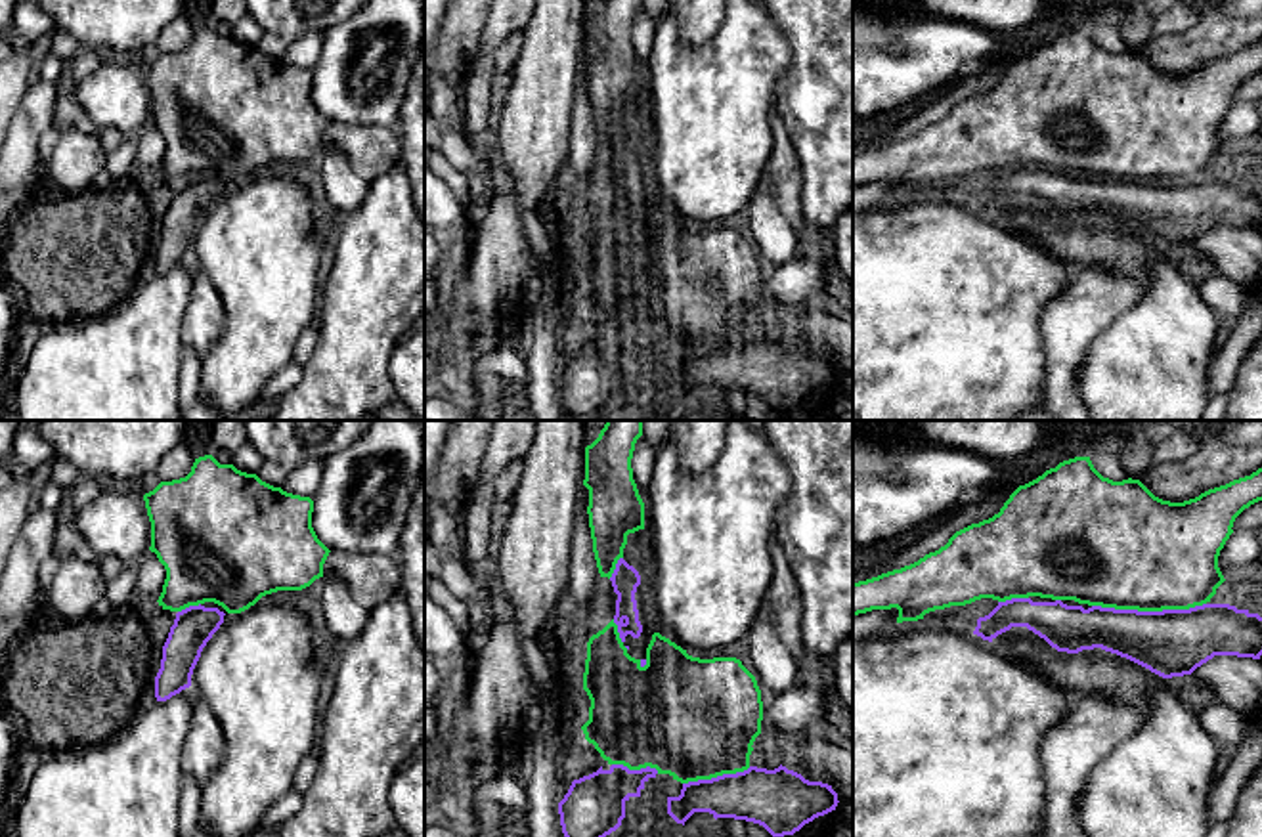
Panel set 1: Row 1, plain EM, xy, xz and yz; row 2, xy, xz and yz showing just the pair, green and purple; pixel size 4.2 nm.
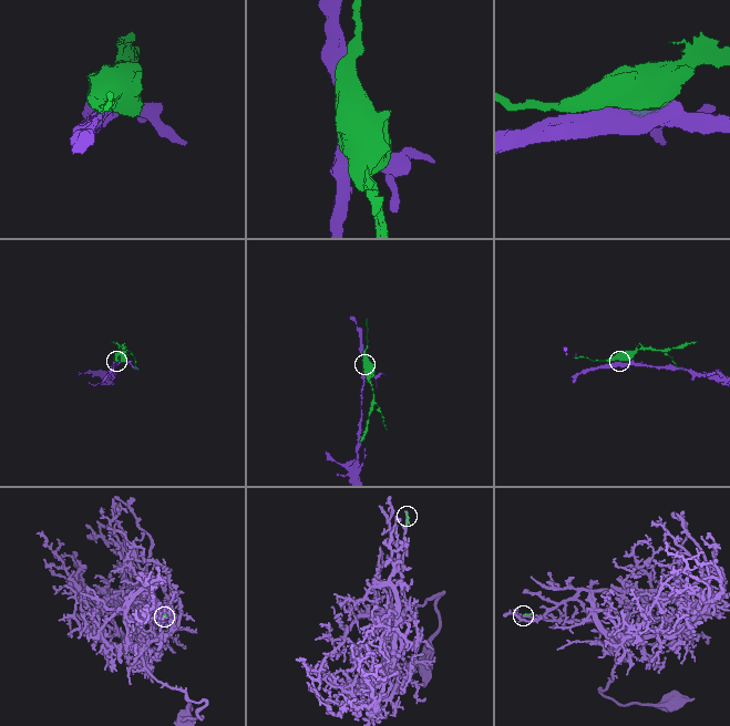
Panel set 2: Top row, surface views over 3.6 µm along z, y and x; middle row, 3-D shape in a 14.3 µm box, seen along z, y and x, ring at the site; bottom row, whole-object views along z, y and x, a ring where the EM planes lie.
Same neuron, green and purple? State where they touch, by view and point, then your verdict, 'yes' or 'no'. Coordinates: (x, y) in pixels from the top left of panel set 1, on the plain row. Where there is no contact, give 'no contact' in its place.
contact yz (1148, 182); no

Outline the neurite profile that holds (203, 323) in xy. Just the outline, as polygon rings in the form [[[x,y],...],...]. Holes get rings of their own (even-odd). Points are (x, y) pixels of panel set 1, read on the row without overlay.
[[[193,264],[193,289],[182,317],[182,342],[203,359],[224,334],[226,308],[208,275]]]

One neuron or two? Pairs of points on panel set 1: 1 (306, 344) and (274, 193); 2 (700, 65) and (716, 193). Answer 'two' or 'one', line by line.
1: two
2: one

